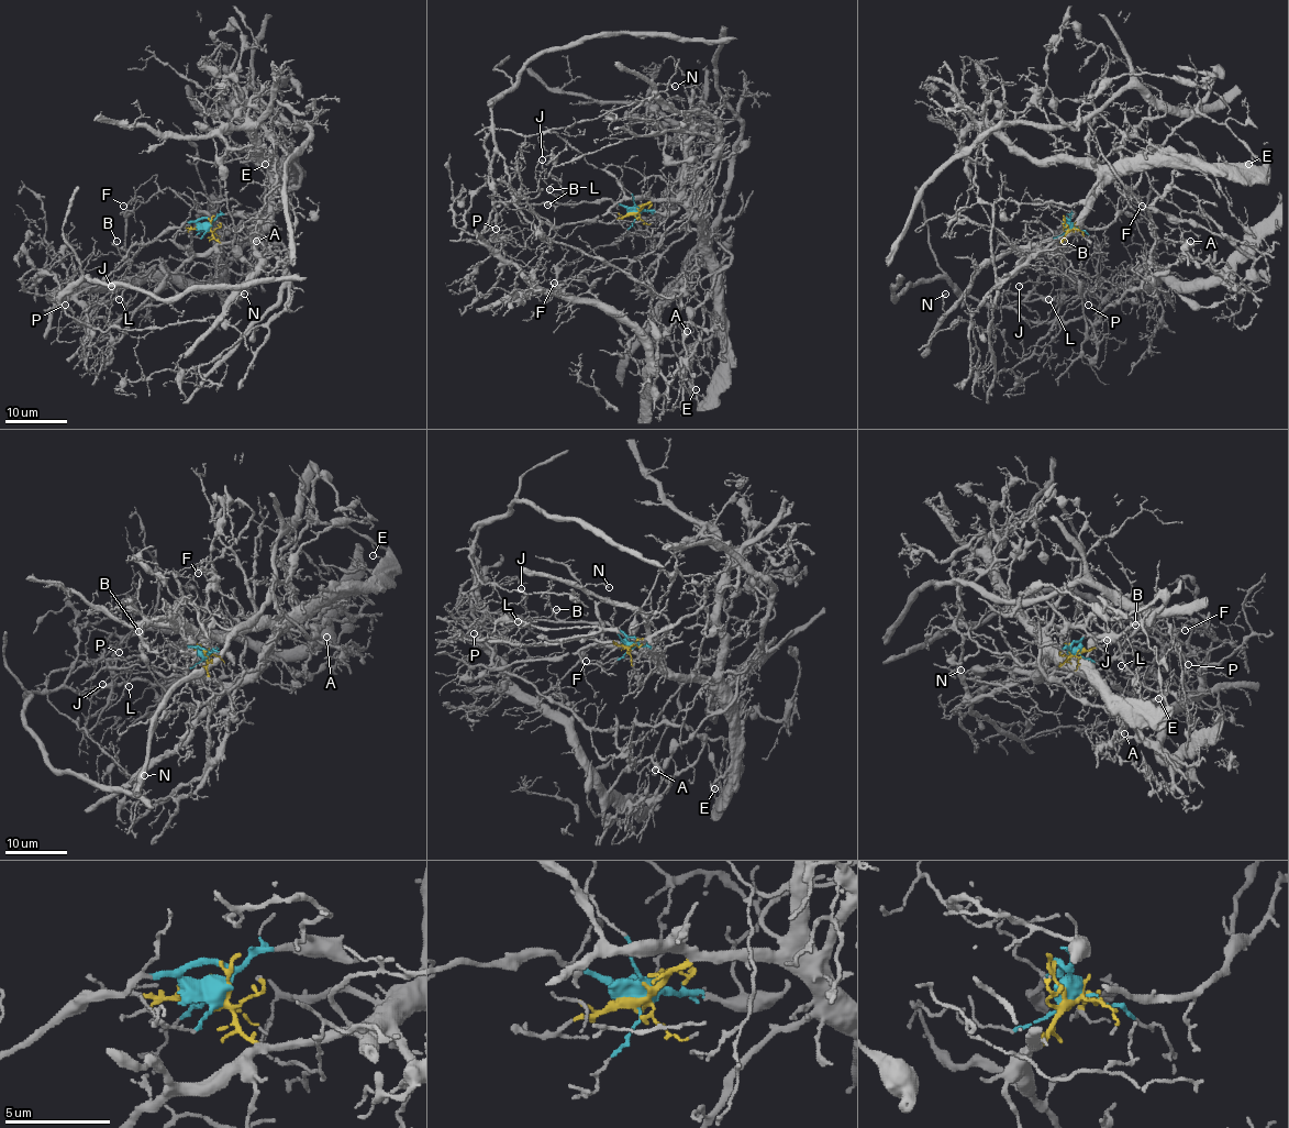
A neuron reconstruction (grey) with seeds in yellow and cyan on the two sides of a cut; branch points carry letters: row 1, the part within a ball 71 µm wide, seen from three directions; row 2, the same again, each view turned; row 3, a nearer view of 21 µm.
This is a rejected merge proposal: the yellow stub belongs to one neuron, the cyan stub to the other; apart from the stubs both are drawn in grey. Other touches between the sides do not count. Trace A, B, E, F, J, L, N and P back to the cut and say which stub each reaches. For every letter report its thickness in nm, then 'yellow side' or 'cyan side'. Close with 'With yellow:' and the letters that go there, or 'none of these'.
A: 70 nm thick; yellow side
B: 130 nm thick; cyan side
E: 110 nm thick; yellow side
F: 110 nm thick; yellow side
J: 160 nm thick; cyan side
L: 110 nm thick; cyan side
N: 150 nm thick; yellow side
P: 100 nm thick; cyan side
With yellow: A, E, F, N

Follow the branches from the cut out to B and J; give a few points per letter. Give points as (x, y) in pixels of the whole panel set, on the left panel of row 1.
B: (206, 228), (196, 222), (170, 227), (135, 251), (118, 249), (117, 241)
J: (206, 228), (186, 222), (163, 230), (125, 262), (129, 265), (118, 282), (113, 280), (110, 285)

